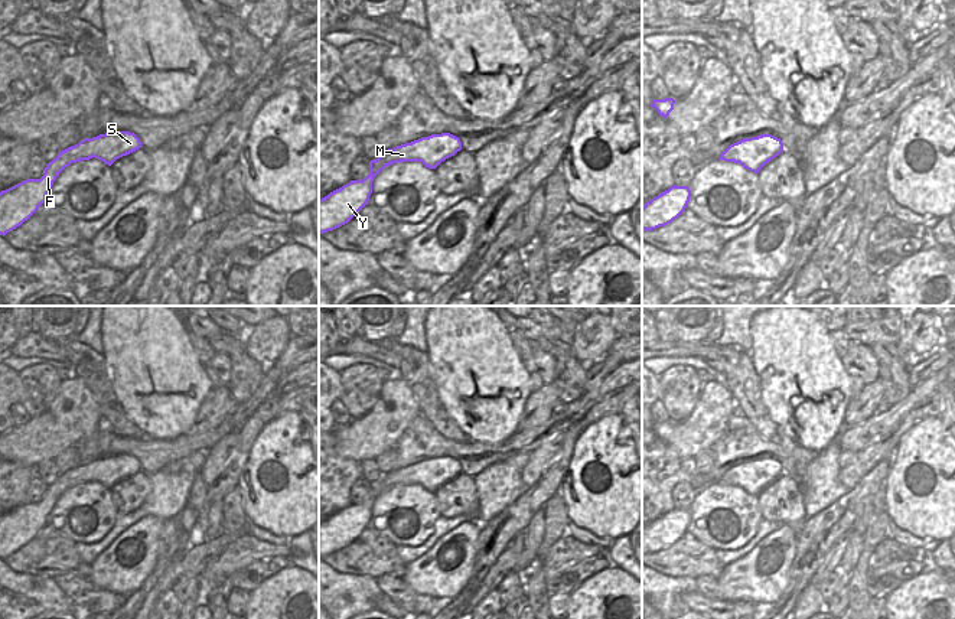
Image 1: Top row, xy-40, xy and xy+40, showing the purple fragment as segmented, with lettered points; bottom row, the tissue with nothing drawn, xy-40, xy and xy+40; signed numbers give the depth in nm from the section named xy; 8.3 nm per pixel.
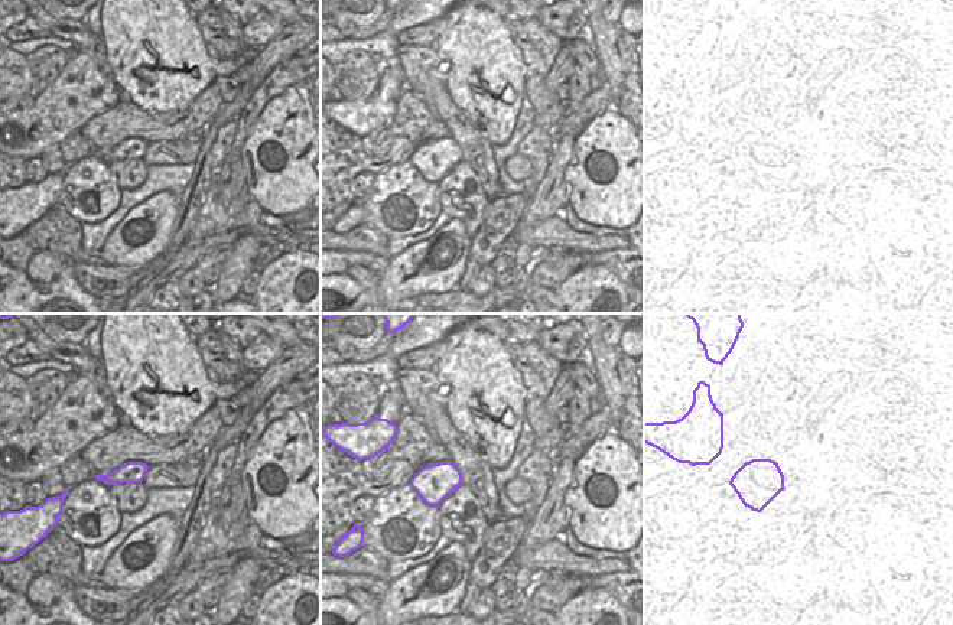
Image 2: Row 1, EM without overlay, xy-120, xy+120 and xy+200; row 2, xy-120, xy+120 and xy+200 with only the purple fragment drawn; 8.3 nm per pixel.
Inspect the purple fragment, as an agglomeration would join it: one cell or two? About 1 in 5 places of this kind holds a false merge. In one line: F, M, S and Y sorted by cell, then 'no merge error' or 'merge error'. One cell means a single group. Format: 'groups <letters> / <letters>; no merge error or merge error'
groups F M S Y; no merge error

